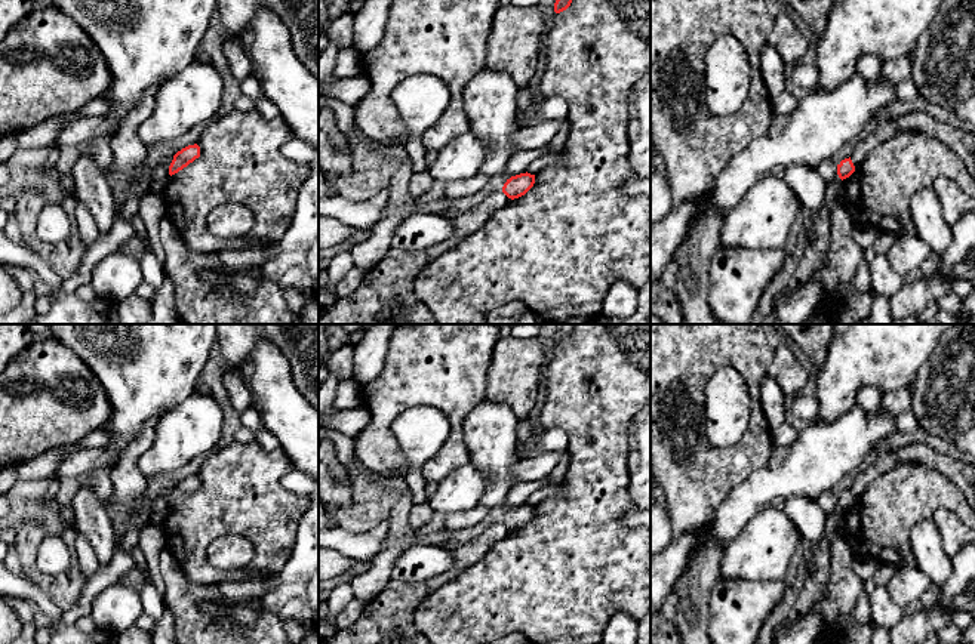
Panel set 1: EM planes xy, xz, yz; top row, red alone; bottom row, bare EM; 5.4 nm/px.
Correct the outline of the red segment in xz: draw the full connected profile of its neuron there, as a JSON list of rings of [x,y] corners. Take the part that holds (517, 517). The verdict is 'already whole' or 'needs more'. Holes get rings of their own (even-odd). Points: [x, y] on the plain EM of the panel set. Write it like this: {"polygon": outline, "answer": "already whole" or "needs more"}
{"polygon": [[[528,503],[520,505],[507,511],[507,514],[502,518],[502,524],[508,530],[514,531],[525,527],[533,518],[533,515],[535,515],[535,506],[530,506]]], "answer": "already whole"}

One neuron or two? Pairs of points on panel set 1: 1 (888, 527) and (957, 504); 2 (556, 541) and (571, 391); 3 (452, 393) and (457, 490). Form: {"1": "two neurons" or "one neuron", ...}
{"1": "one neuron", "2": "one neuron", "3": "two neurons"}

